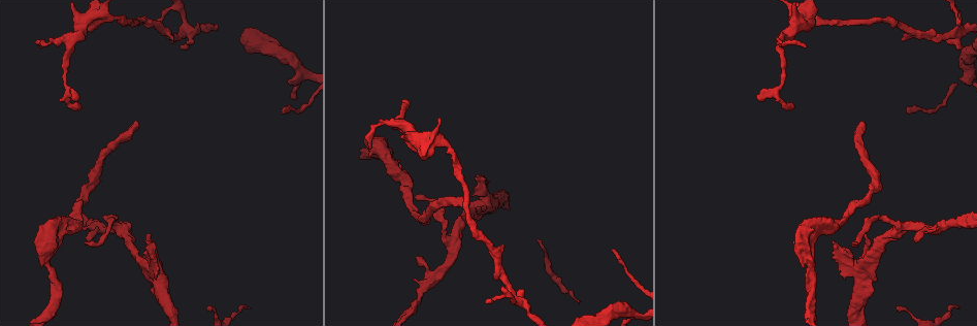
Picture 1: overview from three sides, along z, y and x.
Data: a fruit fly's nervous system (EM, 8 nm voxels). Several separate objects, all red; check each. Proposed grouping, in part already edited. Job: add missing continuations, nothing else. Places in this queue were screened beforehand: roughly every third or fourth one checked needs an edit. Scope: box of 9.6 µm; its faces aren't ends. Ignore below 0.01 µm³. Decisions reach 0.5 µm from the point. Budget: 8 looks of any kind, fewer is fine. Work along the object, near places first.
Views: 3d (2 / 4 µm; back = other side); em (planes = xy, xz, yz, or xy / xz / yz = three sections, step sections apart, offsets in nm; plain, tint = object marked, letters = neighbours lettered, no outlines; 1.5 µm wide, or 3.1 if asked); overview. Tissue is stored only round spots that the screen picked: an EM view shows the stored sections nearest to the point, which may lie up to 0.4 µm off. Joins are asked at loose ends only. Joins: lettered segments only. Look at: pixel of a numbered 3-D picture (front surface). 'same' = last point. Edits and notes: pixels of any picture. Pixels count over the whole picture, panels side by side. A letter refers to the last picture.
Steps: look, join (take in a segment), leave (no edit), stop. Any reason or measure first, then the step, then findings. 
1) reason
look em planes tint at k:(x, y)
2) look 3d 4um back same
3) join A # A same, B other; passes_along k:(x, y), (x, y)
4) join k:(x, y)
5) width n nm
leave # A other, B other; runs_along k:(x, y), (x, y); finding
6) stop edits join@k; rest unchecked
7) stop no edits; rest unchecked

stops while still wide
look 3d 4um at 1:(157, 271)

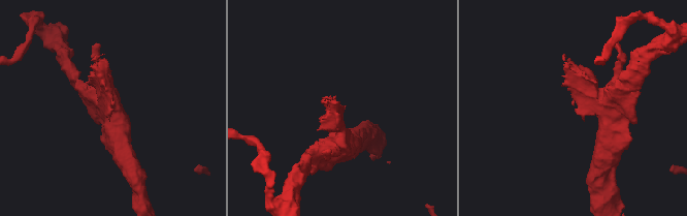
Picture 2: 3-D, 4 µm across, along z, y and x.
look em planes plain at 2:(574, 105)

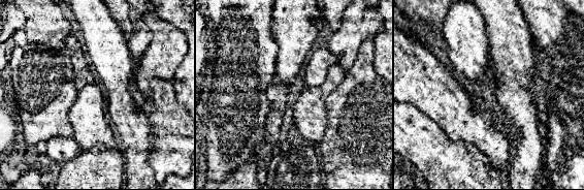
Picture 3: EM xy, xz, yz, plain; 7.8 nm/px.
see the neighbours
look em planes letters same

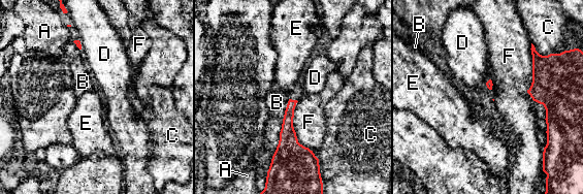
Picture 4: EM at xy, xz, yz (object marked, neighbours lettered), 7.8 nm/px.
leave # A other, B other, C other, D other, E other, F other; border 4:(289, 99), (279, 143), (269, 165); no lettered segment goes on from it

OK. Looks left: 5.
an open end
look em planes tint at 1:(419, 258)

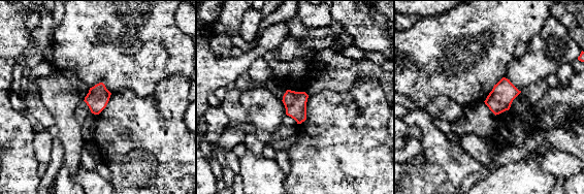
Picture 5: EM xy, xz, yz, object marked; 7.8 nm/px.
what lies round it
look em planes letters same

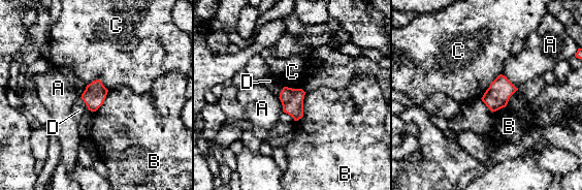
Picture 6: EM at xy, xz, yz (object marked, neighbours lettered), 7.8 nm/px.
leave # A other, B other, C other, D other; border 6:(499, 73), (481, 98); no lettered segment goes on from it

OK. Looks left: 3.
branch stops here
look 3d 4um at 1:(860, 121)

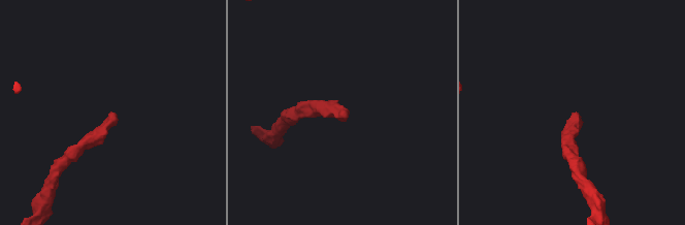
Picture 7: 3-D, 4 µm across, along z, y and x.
look em planes letters at 7:(110, 111)

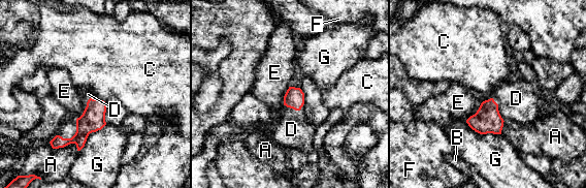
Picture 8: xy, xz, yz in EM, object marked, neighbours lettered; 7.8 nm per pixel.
join D # A other, B other, C other, D same, E other, F other, G other; passes_along 8:(487, 119), (495, 102), (516, 98); the neuron continues

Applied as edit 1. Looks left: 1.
stop edits join@8; rest unchecked

